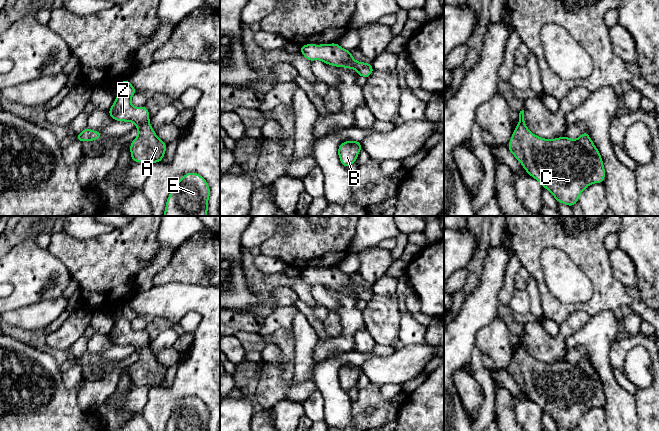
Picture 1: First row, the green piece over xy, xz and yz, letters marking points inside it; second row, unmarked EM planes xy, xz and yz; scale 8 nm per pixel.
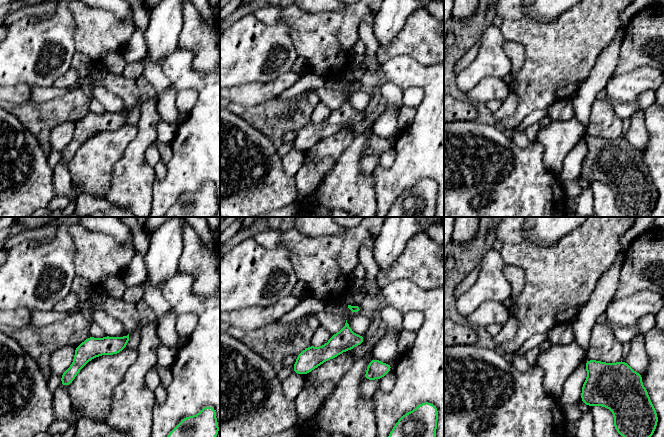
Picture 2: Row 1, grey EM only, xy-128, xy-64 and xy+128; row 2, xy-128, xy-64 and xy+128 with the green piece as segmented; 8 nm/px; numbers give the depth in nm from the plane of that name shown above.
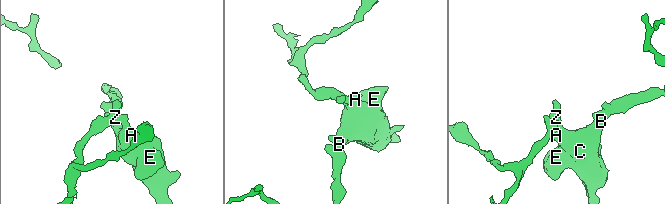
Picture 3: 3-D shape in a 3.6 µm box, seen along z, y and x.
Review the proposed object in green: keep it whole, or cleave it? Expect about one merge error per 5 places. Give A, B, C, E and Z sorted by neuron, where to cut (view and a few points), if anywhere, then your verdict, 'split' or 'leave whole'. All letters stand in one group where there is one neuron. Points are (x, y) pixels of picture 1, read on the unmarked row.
A B C E Z | no cut | leave whole

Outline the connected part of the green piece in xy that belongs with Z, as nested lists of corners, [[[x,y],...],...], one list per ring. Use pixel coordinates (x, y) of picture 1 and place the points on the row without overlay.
[[[128,303],[117,310],[118,319],[108,334],[110,341],[116,345],[133,346],[138,360],[130,367],[133,386],[149,388],[162,385],[167,368],[159,363],[149,347],[150,339],[146,330],[134,331],[131,322],[137,316]]]

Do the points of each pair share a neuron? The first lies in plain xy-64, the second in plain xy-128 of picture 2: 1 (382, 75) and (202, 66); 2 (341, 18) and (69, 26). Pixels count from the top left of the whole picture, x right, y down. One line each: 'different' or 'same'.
1: different
2: different

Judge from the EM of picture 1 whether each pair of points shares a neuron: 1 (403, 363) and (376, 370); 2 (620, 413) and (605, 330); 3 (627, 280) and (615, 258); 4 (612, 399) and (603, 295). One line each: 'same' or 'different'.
1: same
2: same
3: same
4: different

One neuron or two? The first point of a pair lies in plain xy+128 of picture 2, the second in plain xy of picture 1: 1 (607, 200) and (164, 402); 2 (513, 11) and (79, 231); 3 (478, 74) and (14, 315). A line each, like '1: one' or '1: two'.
1: one
2: one
3: two

